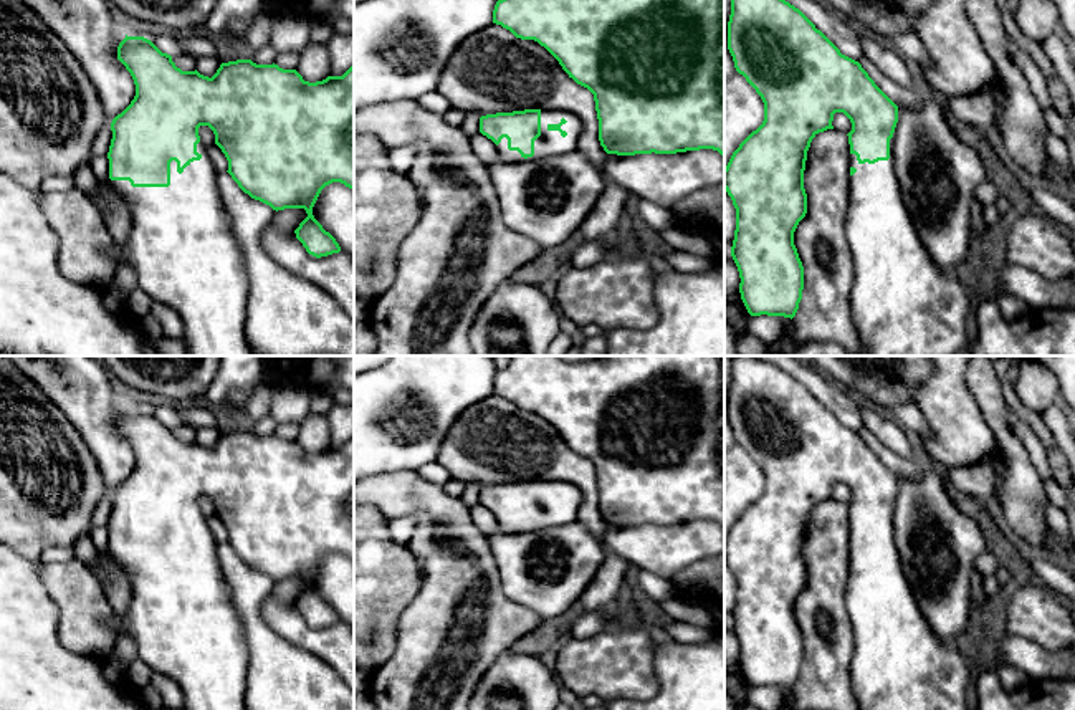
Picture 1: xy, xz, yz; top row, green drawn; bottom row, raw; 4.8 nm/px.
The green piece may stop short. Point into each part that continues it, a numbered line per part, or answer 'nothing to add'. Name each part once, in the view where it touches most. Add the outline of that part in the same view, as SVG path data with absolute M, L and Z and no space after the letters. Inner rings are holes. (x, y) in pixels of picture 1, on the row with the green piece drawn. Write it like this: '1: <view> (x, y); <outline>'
1: xy (182, 247); M202 142L200 161L190 162L182 174L170 162L169 187L132 187L129 180L111 180L126 200L131 230L126 243L114 242L106 258L112 271L96 288L111 311L127 309L127 296L117 283L116 271L122 263L134 268L137 286L172 308L184 323L187 356L253 356L245 336L248 276L235 230L223 209L217 172Z

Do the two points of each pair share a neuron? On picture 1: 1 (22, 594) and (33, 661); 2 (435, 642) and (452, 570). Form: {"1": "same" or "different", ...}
{"1": "same", "2": "same"}

